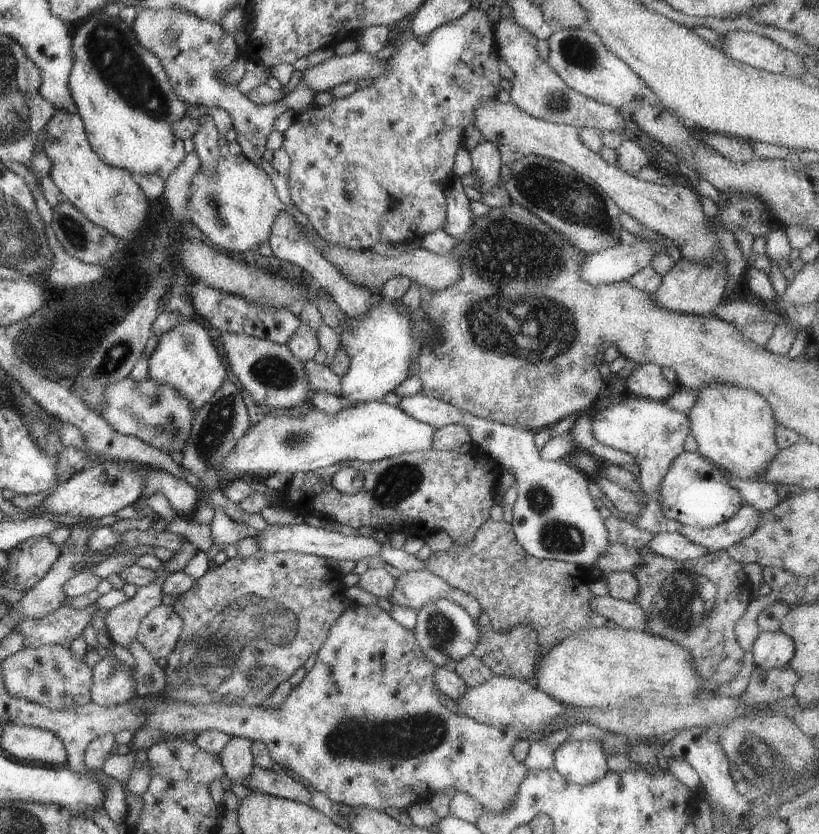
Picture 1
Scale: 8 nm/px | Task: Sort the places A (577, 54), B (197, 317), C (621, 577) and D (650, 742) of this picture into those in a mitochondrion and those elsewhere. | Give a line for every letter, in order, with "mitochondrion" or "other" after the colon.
A: mitochondrion
B: other
C: other
D: other

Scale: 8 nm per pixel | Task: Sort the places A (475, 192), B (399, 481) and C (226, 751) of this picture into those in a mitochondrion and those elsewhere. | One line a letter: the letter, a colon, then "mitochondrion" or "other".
A: other
B: mitochondrion
C: other

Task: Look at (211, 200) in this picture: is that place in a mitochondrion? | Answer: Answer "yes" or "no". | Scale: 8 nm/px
yes

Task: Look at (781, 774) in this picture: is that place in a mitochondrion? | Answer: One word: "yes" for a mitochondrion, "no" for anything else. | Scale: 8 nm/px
yes

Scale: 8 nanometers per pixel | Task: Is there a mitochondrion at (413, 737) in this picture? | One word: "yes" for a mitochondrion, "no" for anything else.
yes

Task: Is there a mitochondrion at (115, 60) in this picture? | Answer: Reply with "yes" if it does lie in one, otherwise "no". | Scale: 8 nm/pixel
yes

